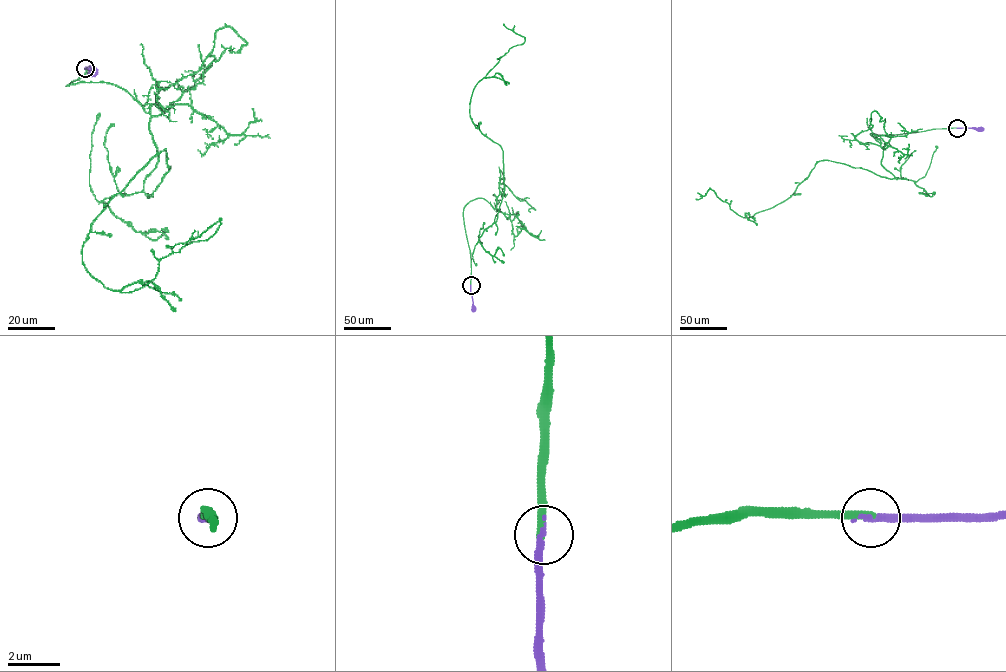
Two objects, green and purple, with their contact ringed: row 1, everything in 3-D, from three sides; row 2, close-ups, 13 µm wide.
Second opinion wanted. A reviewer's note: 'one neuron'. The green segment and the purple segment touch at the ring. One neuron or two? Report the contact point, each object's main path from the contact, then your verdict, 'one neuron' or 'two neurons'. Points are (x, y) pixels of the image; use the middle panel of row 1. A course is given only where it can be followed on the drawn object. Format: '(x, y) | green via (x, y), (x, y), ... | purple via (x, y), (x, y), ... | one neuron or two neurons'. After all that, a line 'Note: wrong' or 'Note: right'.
(471, 285) | green via (471, 285), (464, 207), (483, 198), (494, 222), (504, 188), (501, 147), (469, 104), (525, 41), (503, 24) | purple via (471, 285), (474, 309) | one neuron
Note: right

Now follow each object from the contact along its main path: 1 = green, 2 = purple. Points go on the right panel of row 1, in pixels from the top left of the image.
1: (957, 128), (870, 133), (892, 179), (824, 160), (790, 197), (748, 217), (710, 189), (696, 199)
2: (957, 128), (981, 129)

